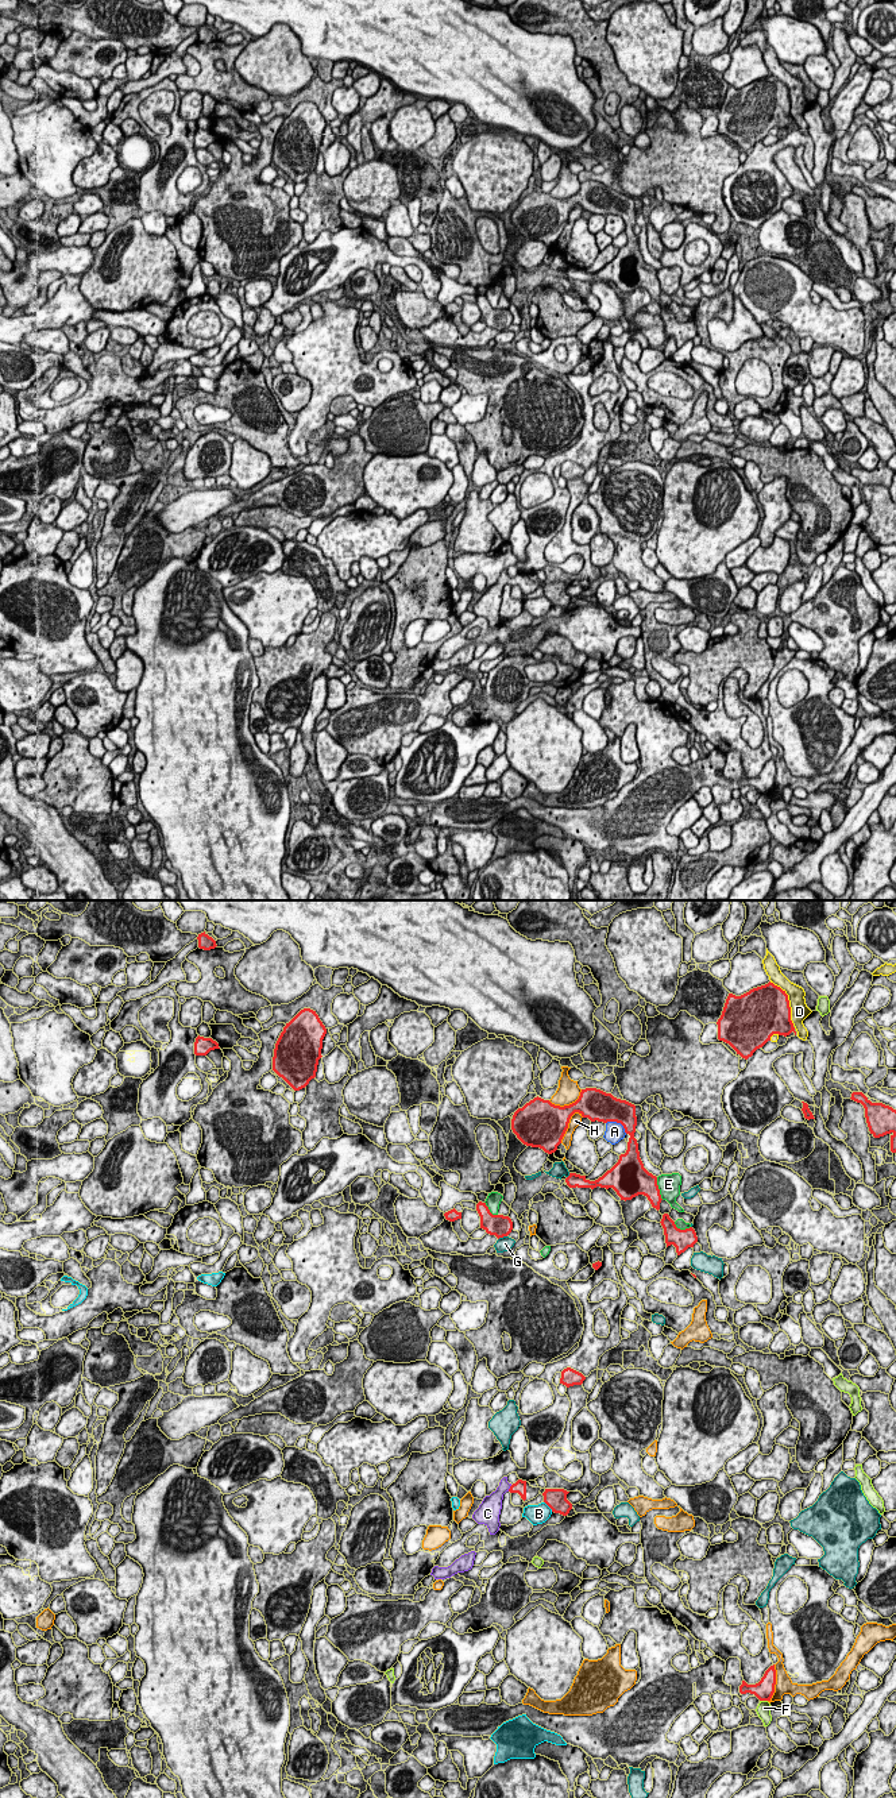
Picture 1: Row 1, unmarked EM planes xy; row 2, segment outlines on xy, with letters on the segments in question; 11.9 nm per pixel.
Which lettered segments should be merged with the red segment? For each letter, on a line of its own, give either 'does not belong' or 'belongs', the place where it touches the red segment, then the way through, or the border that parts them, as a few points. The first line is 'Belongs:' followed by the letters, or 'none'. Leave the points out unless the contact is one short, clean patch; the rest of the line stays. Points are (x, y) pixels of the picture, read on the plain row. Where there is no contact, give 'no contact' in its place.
Belongs: C
A: does not belong; meets red in xy at (618, 215)
B: does not belong; meets red in xy at (548, 598)
C: belongs; meets red in xy at (510, 581); runs through xy (520, 579), (510, 581), (494, 594)
D: does not belong; meets red in xy at (788, 95)
E: does not belong; meets red in xy at (657, 281)
F: does not belong; meets red in xy at (764, 793)
G: does not belong; meets red in xy at (502, 330)
H: does not belong; meets red in xy at (567, 218)

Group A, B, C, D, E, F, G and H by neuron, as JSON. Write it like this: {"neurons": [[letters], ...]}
{"neurons": [["A"], ["B"], ["C"], ["D"], ["E"], ["F"], ["G"], ["H"]]}

